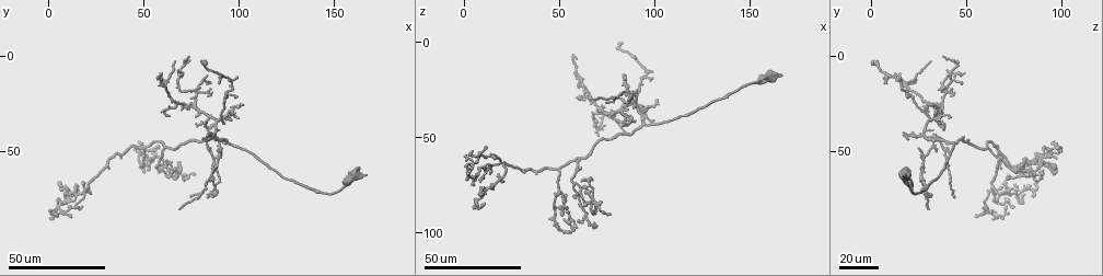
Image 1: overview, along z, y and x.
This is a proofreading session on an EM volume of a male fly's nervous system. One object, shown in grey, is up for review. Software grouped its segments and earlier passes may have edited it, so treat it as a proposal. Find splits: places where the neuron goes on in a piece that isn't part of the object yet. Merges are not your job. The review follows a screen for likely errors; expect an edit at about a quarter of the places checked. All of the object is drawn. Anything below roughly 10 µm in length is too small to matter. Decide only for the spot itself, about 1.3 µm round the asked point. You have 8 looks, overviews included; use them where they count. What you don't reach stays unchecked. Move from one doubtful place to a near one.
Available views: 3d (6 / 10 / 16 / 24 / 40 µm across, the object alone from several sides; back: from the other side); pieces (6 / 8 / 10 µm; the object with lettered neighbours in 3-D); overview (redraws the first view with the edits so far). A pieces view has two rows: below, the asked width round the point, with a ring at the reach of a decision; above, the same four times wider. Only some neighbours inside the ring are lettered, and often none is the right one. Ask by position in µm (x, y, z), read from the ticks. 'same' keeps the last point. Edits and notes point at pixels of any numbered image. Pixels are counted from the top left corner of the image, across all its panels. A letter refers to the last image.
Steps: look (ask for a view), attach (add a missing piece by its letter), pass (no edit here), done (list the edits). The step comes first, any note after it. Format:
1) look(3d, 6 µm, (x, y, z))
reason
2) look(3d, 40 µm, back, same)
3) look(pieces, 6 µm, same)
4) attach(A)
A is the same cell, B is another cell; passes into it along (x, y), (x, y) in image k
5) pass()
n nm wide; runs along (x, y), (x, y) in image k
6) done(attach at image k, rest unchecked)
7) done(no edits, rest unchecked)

look(3d, 24 µm, (38, 53, 69))
free end

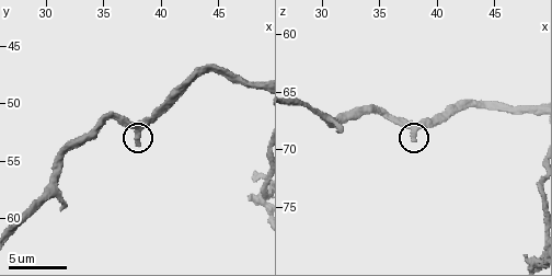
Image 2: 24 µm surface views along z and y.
look(pieces, 10 µm, (38.2, 53.6, 69.0))

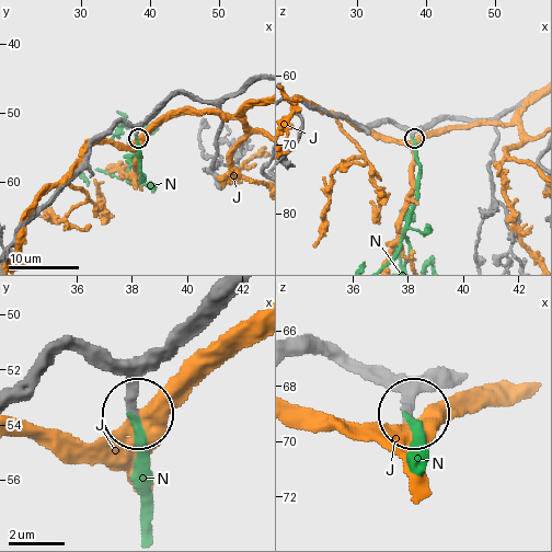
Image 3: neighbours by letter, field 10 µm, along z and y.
attach(N)
300 nm wide; N is the same cell, J is another cell; passes into it along (423, 126), (413, 135), (418, 184), (405, 230) in image 3; it goes on there

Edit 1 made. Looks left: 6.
look(3d, 40 µm, (61, 59, 67))
branch stops here

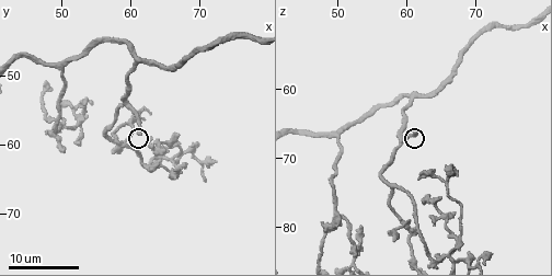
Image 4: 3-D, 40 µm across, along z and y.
look(pieces, 6 µm, (61.5, 58.5, 66.0))

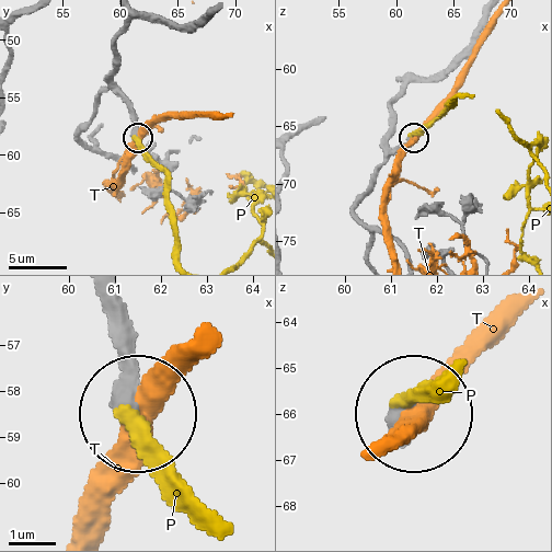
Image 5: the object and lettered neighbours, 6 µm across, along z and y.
attach(P)
P is the same cell, T is another cell; passes into it along (128, 106), (138, 147), (167, 179), (167, 208), (175, 255) in image 5; it goes on there

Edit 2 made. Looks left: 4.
look(3d, 24 µm, (80, 3, 3))
an open end

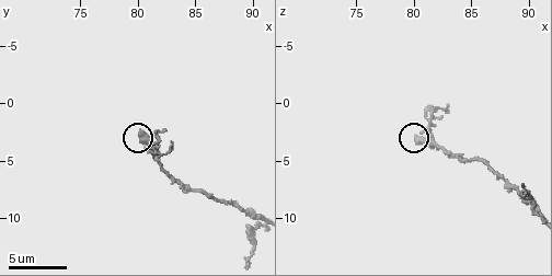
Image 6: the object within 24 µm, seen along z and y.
look(3d, 10 µm, (80.2, 2.2, 3.0))

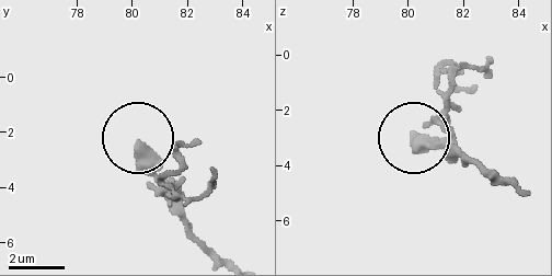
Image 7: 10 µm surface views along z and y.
look(pieces, 6 µm, (80.2, 2.4, 3.0))

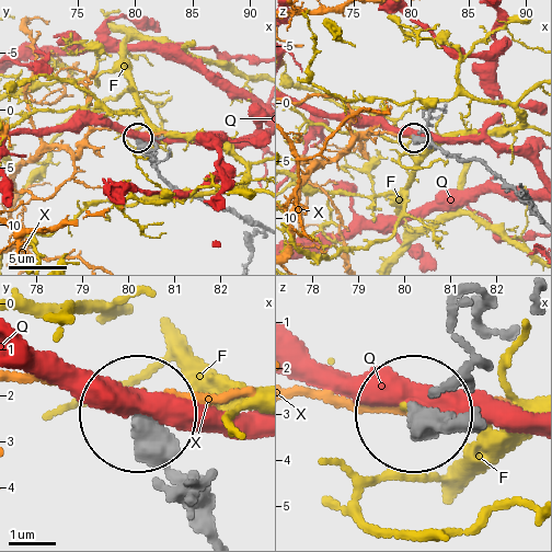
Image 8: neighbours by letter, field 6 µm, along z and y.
pass()
F, Q and X are other cells; runs along (533, 209), (478, 160), (460, 159), (414, 139) in image 8; no lettered piece goes on from it

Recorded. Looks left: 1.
look(pieces, 8 µm, (31.4, 59.0, 68.6))
an open end

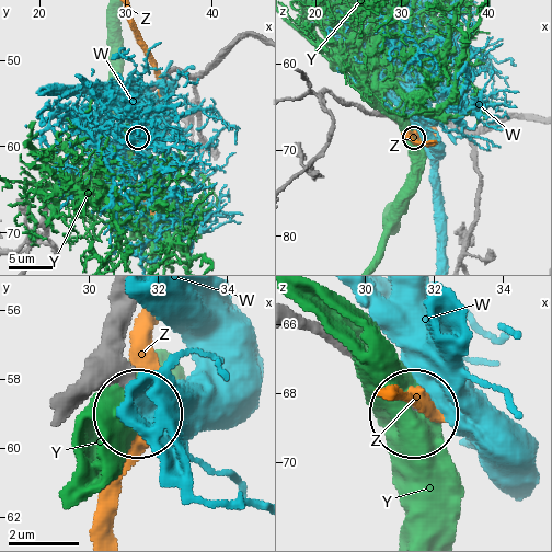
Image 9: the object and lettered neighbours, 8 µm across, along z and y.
pass()
280 nm wide; W, Y and Z are other cells; no lettered piece goes on from it

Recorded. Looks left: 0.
done(attach at image 3, attach at image 5, rest unchecked)

